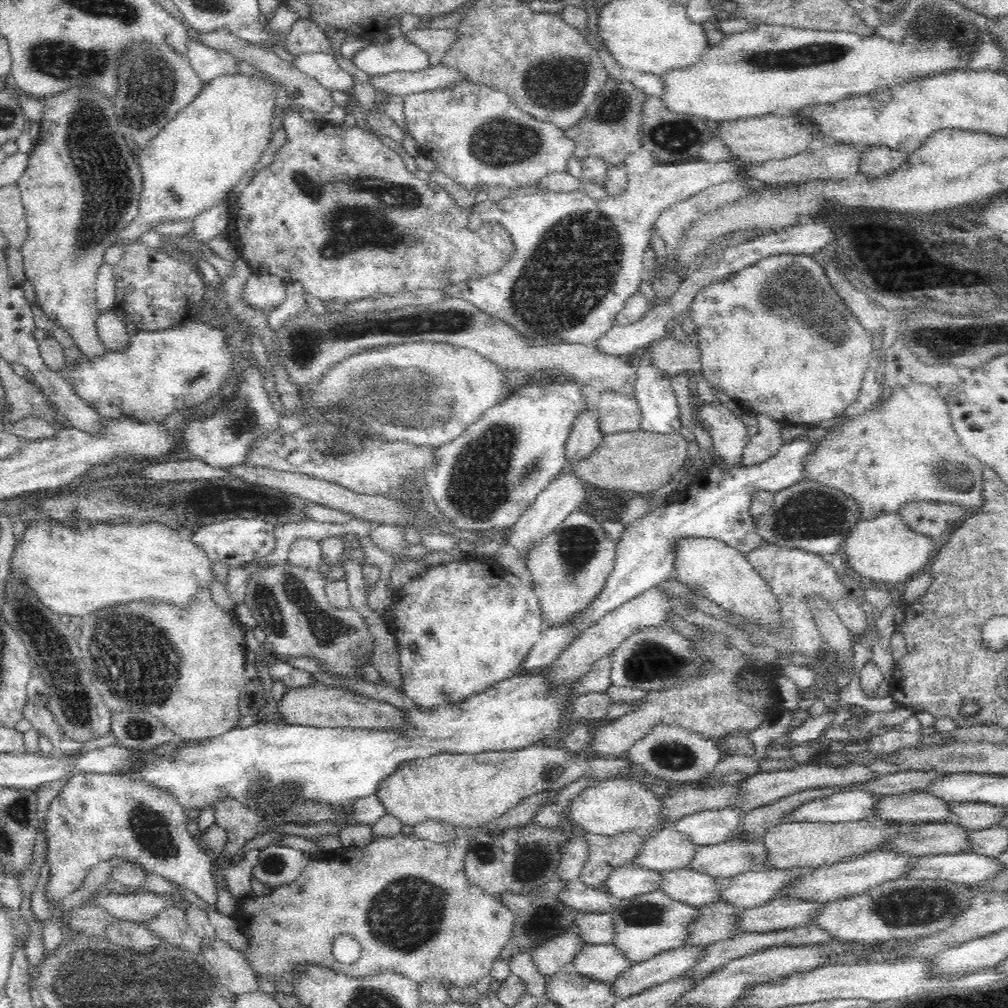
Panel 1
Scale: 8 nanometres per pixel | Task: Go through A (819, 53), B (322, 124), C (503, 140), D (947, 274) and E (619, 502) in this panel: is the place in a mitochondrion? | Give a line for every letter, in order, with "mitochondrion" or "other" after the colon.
A: mitochondrion
B: other
C: mitochondrion
D: other
E: other

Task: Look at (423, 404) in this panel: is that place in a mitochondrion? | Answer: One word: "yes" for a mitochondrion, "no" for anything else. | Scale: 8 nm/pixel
yes

